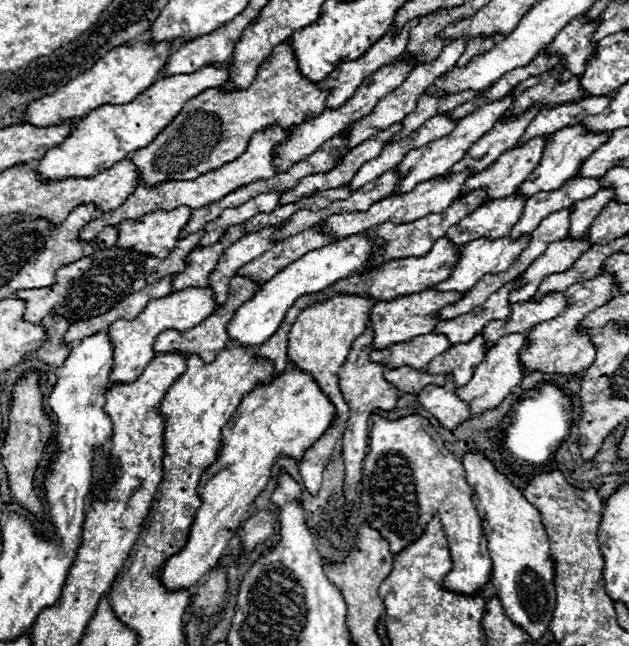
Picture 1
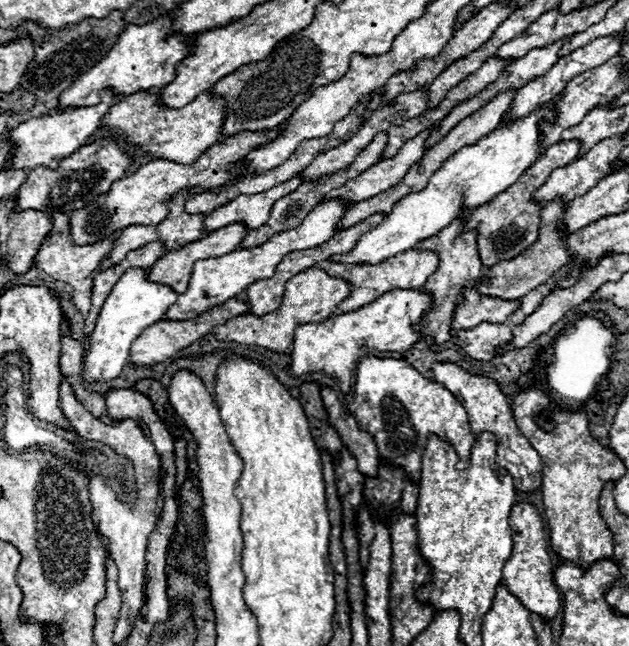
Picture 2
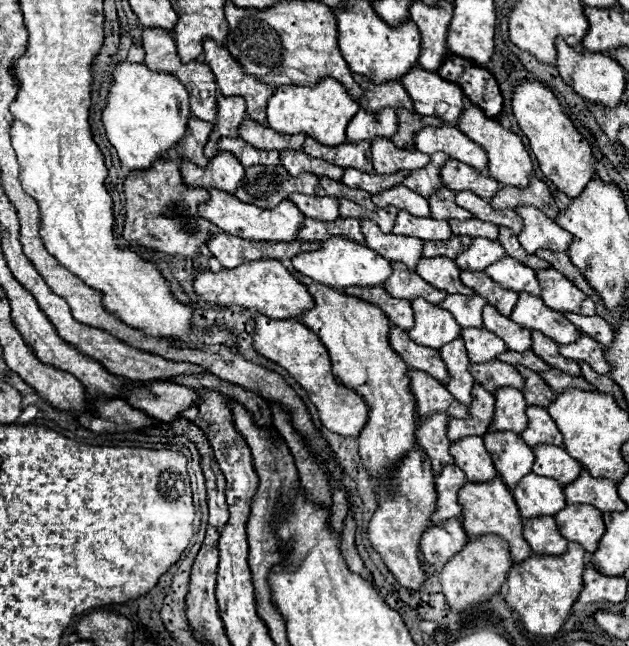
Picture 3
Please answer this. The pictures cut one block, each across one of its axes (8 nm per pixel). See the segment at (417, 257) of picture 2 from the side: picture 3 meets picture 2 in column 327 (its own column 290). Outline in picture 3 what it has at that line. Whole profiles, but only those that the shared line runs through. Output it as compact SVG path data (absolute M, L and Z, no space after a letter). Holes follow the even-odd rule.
M290 264L286 266L314 298L314 308L304 312L300 316L300 322L312 328L322 344L328 348L334 376L348 388L352 386L352 390L362 394L370 408L368 424L358 436L358 452L366 472L370 474L370 480L378 488L380 482L388 482L392 478L398 460L402 460L416 446L418 426L416 398L410 390L408 366L388 342L390 322L380 308L368 302L360 302L358 298L352 298L348 294L336 292L330 286L320 286L318 282L300 276L300 272L292 270Z

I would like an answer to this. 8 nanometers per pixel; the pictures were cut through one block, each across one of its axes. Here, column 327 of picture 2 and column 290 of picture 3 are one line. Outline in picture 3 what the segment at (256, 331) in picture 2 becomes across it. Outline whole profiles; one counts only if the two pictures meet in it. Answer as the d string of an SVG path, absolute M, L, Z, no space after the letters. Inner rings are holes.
M254 260L232 270L222 272L202 272L194 280L196 294L208 306L242 306L248 310L262 312L264 316L276 320L290 320L298 318L300 314L312 308L312 296L308 294L306 286L296 282L296 278L288 272L288 268L278 260Z

